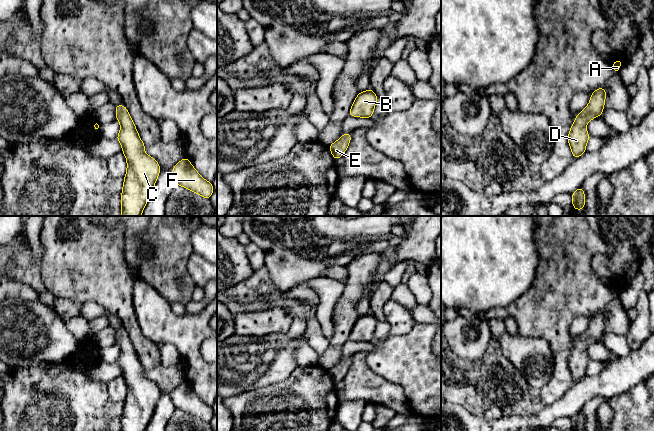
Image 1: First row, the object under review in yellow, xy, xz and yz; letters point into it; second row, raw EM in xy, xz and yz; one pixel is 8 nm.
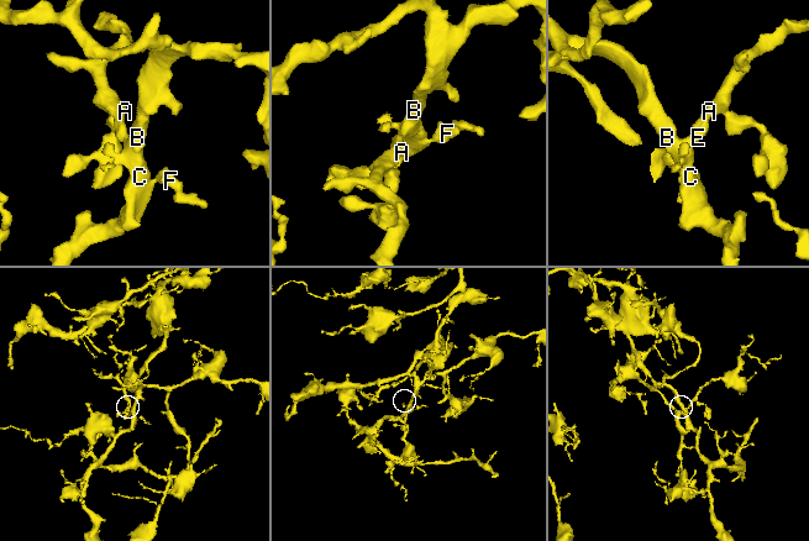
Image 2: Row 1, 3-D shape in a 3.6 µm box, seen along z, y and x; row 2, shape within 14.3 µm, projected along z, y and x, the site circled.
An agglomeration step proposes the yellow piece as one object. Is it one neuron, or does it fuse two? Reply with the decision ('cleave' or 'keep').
keep

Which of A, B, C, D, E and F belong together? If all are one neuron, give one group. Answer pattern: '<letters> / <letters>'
A B C D E F

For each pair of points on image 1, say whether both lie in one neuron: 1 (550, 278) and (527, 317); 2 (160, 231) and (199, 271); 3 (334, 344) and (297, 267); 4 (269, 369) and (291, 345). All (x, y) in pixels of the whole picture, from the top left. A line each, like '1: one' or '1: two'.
1: one
2: two
3: two
4: one

